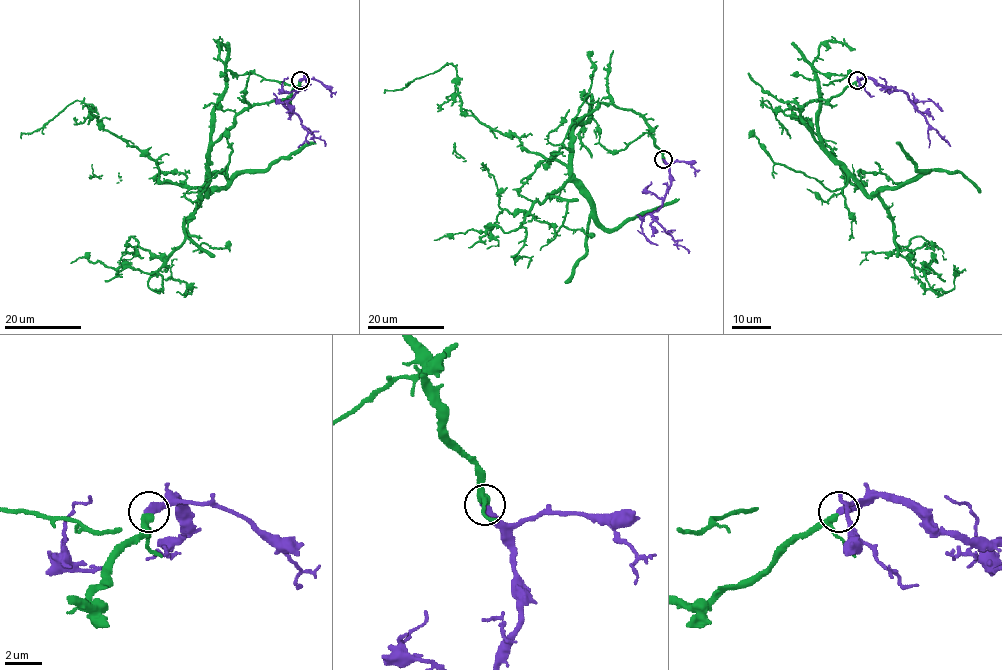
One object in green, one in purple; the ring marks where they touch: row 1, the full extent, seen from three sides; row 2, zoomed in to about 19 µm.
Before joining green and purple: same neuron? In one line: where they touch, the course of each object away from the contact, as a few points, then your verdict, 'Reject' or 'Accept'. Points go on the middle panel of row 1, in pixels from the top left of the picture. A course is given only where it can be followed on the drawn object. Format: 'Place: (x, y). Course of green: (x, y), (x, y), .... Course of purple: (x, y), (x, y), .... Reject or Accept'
Place: (663, 159). Course of green: (663, 159), (638, 114), (599, 103), (574, 126), (567, 166), (531, 153), (462, 112), (450, 64), (384, 93). Course of purple: (663, 159), (669, 169), (669, 189), (652, 217), (688, 252). Accept

